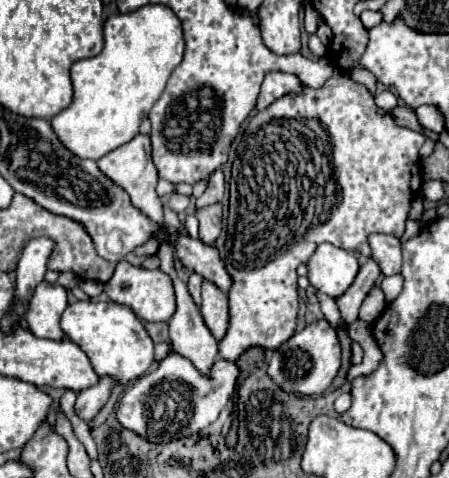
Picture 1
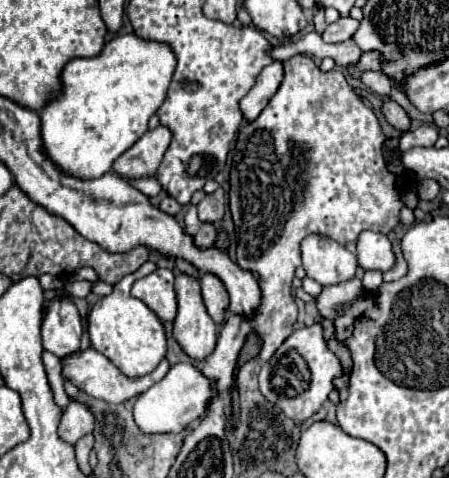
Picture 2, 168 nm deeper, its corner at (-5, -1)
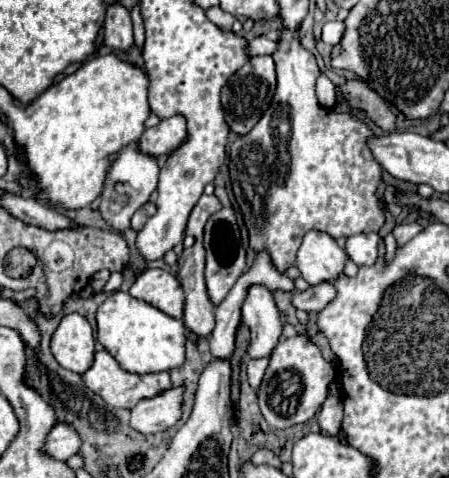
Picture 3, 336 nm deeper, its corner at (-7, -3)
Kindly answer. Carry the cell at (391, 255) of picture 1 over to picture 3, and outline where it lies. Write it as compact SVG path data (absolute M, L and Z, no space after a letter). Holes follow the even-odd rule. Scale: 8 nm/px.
M377 232L355 234L355 236L347 238L345 250L355 264L373 266L379 258L379 234Z

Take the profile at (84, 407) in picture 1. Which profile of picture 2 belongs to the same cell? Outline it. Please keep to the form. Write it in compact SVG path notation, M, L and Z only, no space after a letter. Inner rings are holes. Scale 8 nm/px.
M71 402L65 410L63 410L63 418L59 424L59 438L67 444L77 444L79 438L83 438L85 434L89 434L93 430L93 414L85 404L79 402Z

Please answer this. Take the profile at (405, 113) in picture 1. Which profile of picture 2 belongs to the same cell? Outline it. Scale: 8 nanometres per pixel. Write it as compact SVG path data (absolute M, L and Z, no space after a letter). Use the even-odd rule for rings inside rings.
M385 100L381 110L383 110L385 120L387 120L395 130L409 130L411 120L409 120L407 112L405 112L397 102L393 102L393 100Z

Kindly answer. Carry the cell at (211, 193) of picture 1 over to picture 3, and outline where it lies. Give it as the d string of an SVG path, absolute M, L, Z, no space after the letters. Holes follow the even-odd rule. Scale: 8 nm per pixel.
M203 194L203 196L199 198L199 202L195 204L191 216L189 216L187 234L195 236L195 238L203 238L203 228L205 228L207 220L209 220L215 212L219 212L221 208L223 208L223 206L221 206L221 202L219 202L217 196L207 196L207 194Z

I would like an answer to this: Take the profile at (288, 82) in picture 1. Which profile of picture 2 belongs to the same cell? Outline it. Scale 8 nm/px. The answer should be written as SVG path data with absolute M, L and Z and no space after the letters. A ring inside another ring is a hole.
M271 62L269 66L265 66L261 70L261 74L257 76L255 86L249 90L249 94L245 98L241 98L239 106L243 112L243 118L247 122L253 122L261 110L267 106L267 102L273 98L273 94L277 92L279 84L283 80L283 64L281 62Z

